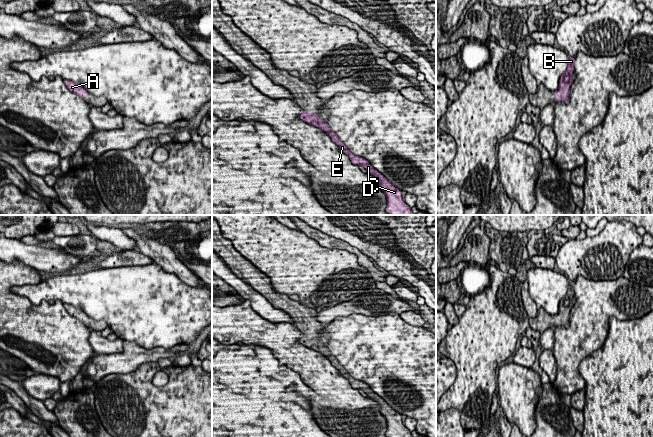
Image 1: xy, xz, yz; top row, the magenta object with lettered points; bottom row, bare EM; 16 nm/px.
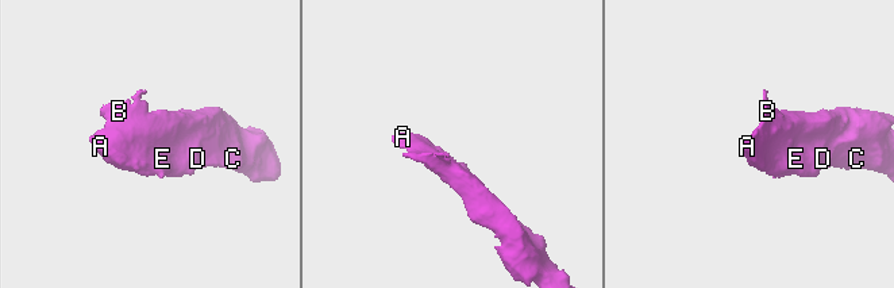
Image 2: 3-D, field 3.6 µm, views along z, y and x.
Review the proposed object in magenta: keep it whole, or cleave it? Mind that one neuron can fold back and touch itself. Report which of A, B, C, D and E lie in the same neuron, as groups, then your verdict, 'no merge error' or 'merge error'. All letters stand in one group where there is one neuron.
A B C D E | no merge error

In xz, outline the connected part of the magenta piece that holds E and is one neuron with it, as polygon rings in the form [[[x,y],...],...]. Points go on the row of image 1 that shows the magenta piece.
[[[304,111],[299,115],[299,118],[307,124],[315,126],[324,131],[331,138],[331,140],[339,146],[342,152],[349,156],[350,161],[353,164],[363,166],[369,174],[373,175],[379,180],[380,188],[385,193],[387,198],[387,207],[385,211],[389,215],[415,215],[402,198],[402,191],[394,186],[386,177],[383,176],[383,174],[378,172],[368,160],[354,155],[347,148],[344,142],[340,140],[338,135],[331,129],[331,127],[324,120],[320,119],[317,114],[311,111]]]

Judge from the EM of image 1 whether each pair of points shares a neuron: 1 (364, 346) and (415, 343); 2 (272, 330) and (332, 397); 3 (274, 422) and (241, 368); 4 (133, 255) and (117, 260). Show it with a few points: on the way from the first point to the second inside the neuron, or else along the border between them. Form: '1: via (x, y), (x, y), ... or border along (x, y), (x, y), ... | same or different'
1: via (377, 346), (402, 346) | same
2: via (289, 347), (322, 380) | same
3: via (261, 409), (252, 400), (250, 381) | same
4: via (129, 257), (121, 259) | same

